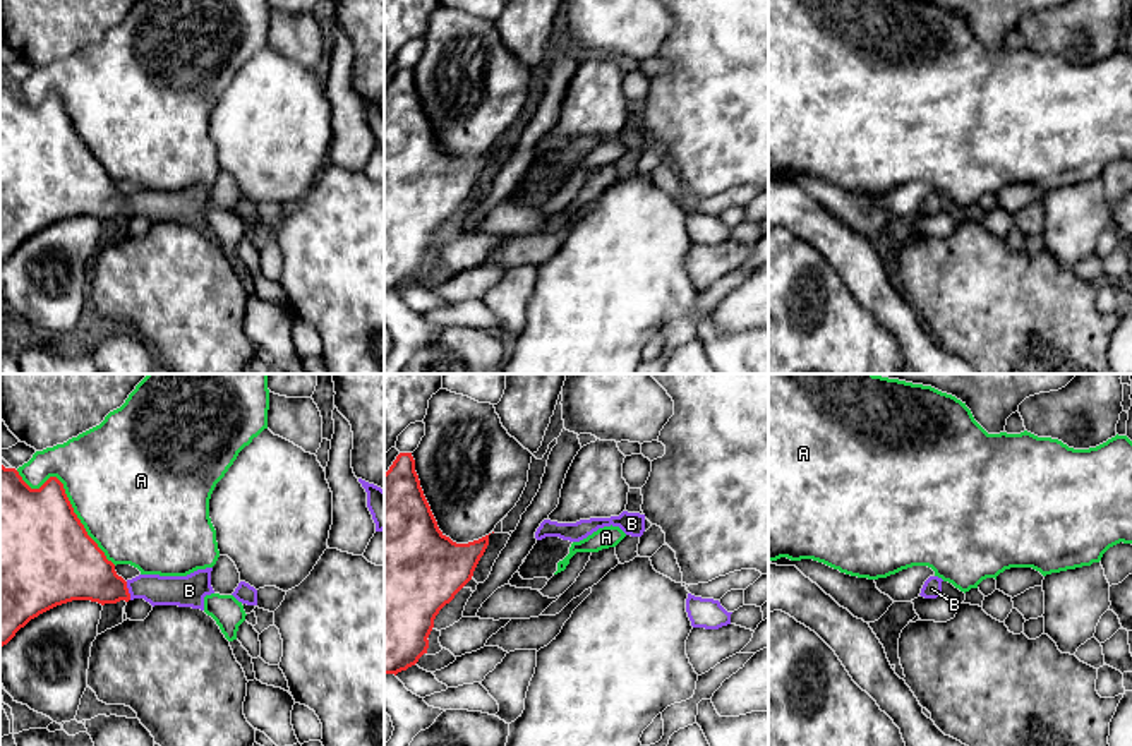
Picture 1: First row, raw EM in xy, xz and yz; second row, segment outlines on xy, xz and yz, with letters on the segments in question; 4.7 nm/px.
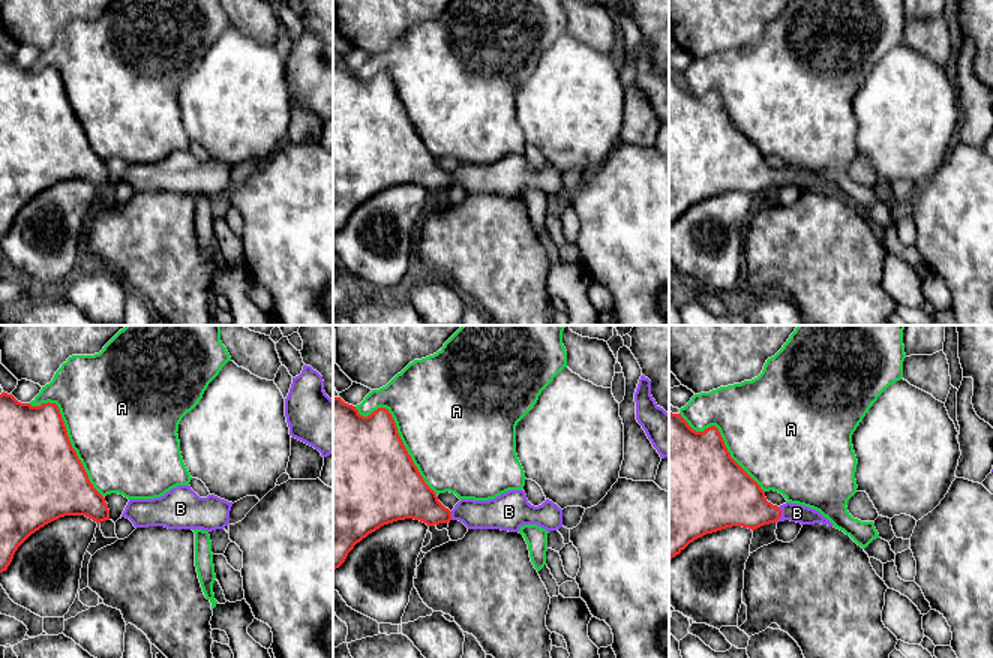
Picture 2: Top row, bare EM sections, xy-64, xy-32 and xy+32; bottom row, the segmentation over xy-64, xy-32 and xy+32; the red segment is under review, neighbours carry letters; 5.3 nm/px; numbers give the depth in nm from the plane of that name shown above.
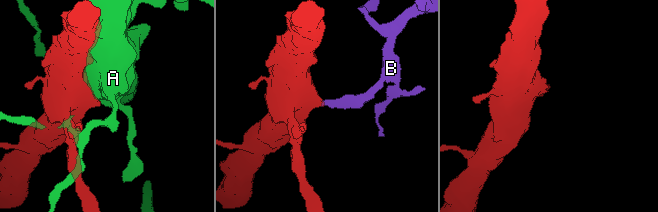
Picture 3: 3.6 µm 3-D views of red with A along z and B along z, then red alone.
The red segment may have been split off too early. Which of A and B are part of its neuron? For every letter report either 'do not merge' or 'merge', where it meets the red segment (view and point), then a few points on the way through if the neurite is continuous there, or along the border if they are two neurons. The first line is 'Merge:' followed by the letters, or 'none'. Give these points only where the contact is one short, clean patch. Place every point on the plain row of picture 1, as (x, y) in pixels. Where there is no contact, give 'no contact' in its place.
Merge: B
A: do not merge; contact xy (69, 117)
B: merge; contact xy (127, 206); way xy (79, 186), (105, 203), (127, 206), (158, 206)

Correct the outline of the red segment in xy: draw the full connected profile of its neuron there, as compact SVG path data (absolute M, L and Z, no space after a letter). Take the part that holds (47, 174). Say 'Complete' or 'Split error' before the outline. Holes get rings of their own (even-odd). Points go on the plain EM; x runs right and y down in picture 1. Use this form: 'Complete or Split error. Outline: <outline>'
Split error. Outline: M0 79L0 264L31 235L72 216L144 214L153 223L204 226L204 213L214 209L211 187L125 197L87 151L57 93L31 105Z

